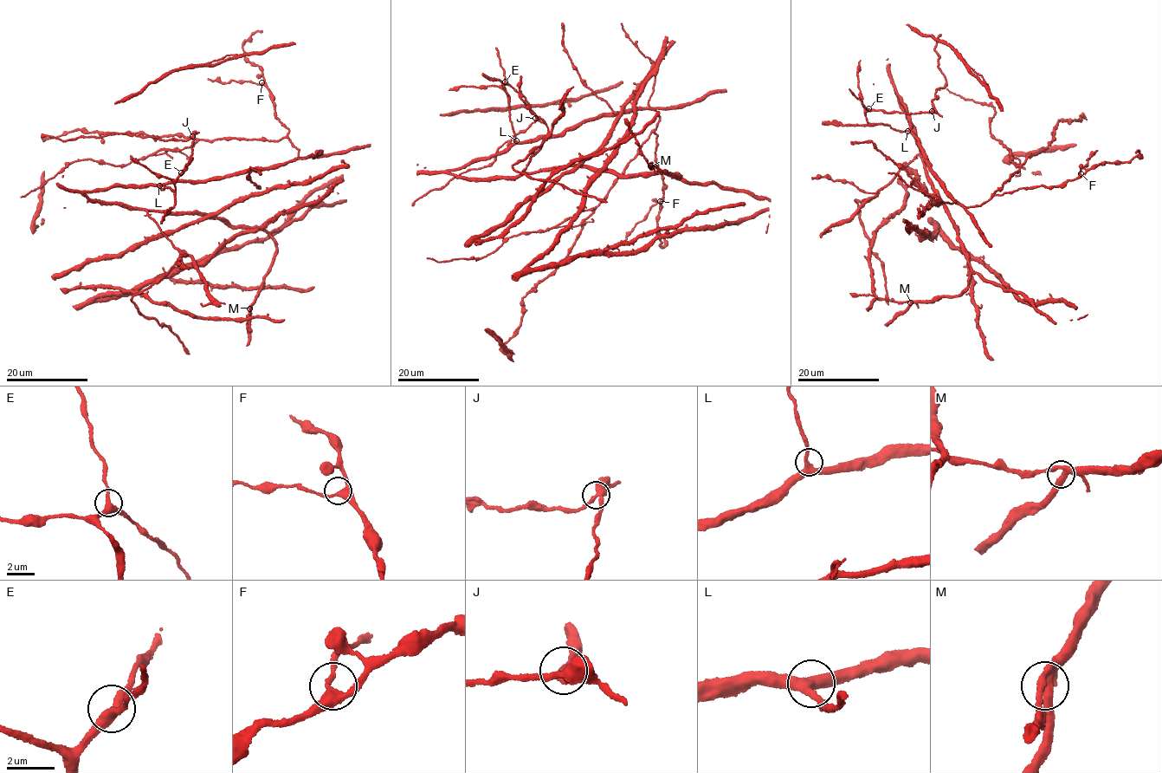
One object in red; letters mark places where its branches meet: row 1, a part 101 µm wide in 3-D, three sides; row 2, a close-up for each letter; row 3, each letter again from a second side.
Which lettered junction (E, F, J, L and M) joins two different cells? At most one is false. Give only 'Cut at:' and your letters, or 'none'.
Cut at: J

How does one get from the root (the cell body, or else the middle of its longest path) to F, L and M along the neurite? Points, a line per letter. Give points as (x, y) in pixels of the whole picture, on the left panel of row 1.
F: (178, 214), (101, 204), (84, 193), (119, 185), (202, 181), (295, 160), (299, 150), (261, 82)
L: (178, 214), (130, 210), (116, 204), (101, 204), (84, 193), (119, 185), (159, 185)
M: (178, 214), (196, 211), (219, 217), (232, 225), (257, 225), (273, 240), (276, 247), (271, 264), (249, 308)

